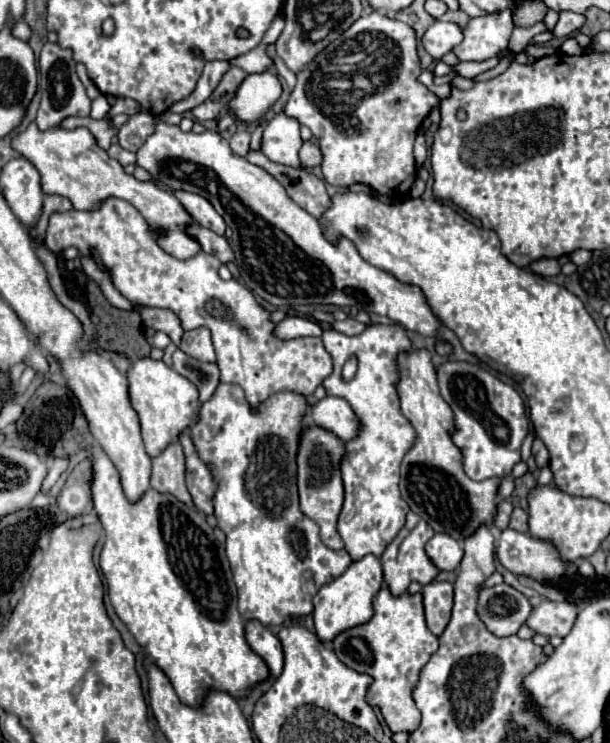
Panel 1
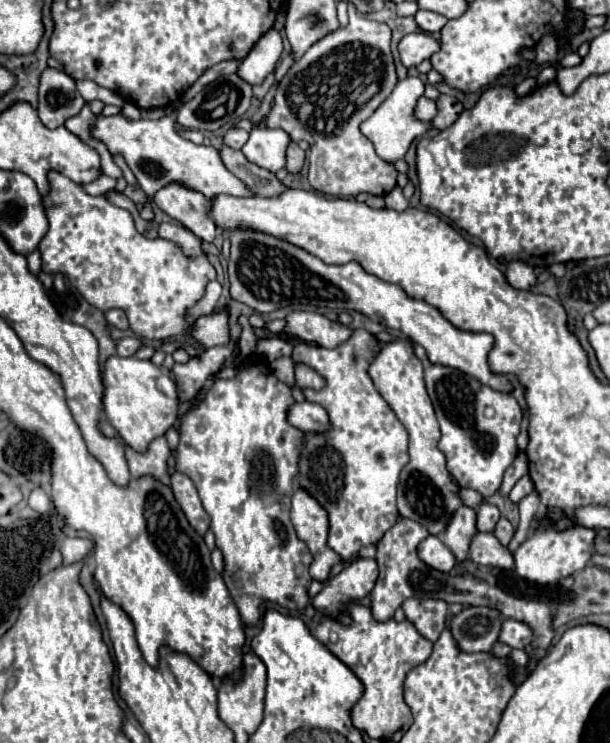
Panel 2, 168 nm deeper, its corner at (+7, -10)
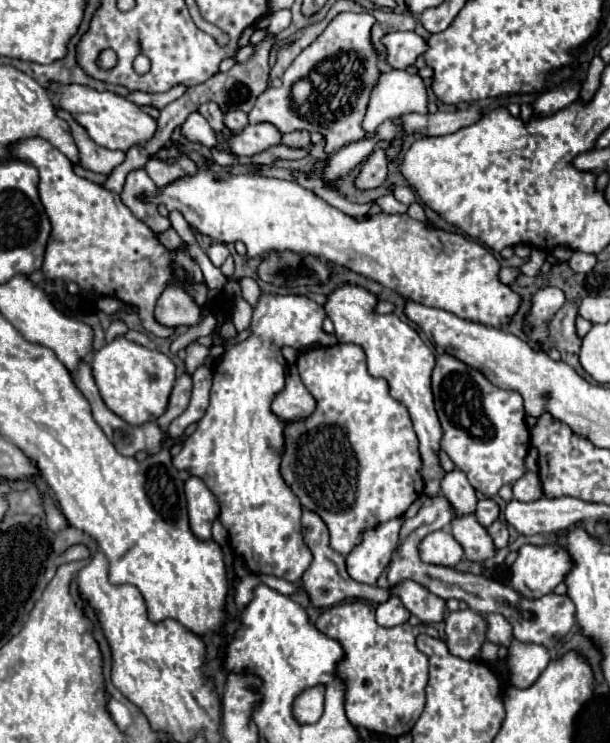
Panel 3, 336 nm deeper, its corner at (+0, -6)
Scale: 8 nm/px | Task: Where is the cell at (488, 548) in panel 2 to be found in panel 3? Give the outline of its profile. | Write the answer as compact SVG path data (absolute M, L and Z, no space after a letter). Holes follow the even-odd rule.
M474 515L454 517L452 519L452 535L464 547L464 553L470 561L486 561L496 555L494 539L486 527L482 527Z

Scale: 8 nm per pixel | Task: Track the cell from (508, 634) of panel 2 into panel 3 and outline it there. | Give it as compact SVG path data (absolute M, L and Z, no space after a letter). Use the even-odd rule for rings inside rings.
M486 615L486 619L488 619L488 641L510 647L510 643L514 641L514 631L510 621L504 619L502 615Z

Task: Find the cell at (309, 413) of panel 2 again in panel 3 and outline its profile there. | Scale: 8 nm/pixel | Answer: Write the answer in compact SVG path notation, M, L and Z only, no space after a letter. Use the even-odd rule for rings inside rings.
M292 367L286 375L286 389L276 395L272 401L272 411L282 419L282 421L300 421L308 415L314 413L316 409L316 399L308 393L308 389L302 385L298 371Z

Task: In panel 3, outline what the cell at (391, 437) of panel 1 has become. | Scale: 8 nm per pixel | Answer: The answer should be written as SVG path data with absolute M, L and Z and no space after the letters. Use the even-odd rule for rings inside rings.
M336 343L332 347L312 347L298 357L298 373L306 389L316 399L316 411L286 427L282 477L298 495L302 505L318 513L330 529L330 547L348 555L362 543L362 533L400 517L422 495L418 439L402 403L390 397L388 383L366 371L366 355L360 345Z

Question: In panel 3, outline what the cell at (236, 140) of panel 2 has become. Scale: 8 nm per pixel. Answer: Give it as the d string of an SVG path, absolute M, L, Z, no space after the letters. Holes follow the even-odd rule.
M228 111L226 115L224 115L224 123L226 123L226 127L232 131L232 133L242 133L244 131L244 127L248 125L248 115L244 113L244 111Z

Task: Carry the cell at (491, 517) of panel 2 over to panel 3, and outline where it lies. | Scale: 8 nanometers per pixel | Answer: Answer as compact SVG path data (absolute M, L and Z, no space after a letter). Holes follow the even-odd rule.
M484 499L484 501L478 501L478 507L476 507L476 513L474 515L476 515L476 519L478 519L480 525L490 527L498 519L500 507L492 499Z

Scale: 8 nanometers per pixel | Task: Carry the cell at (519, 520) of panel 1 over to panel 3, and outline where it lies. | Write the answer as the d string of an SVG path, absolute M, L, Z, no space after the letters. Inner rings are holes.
M496 521L496 523L492 523L490 527L488 527L488 531L490 531L490 535L494 537L494 545L498 547L498 549L504 549L506 545L508 545L508 525L504 523L504 521Z

